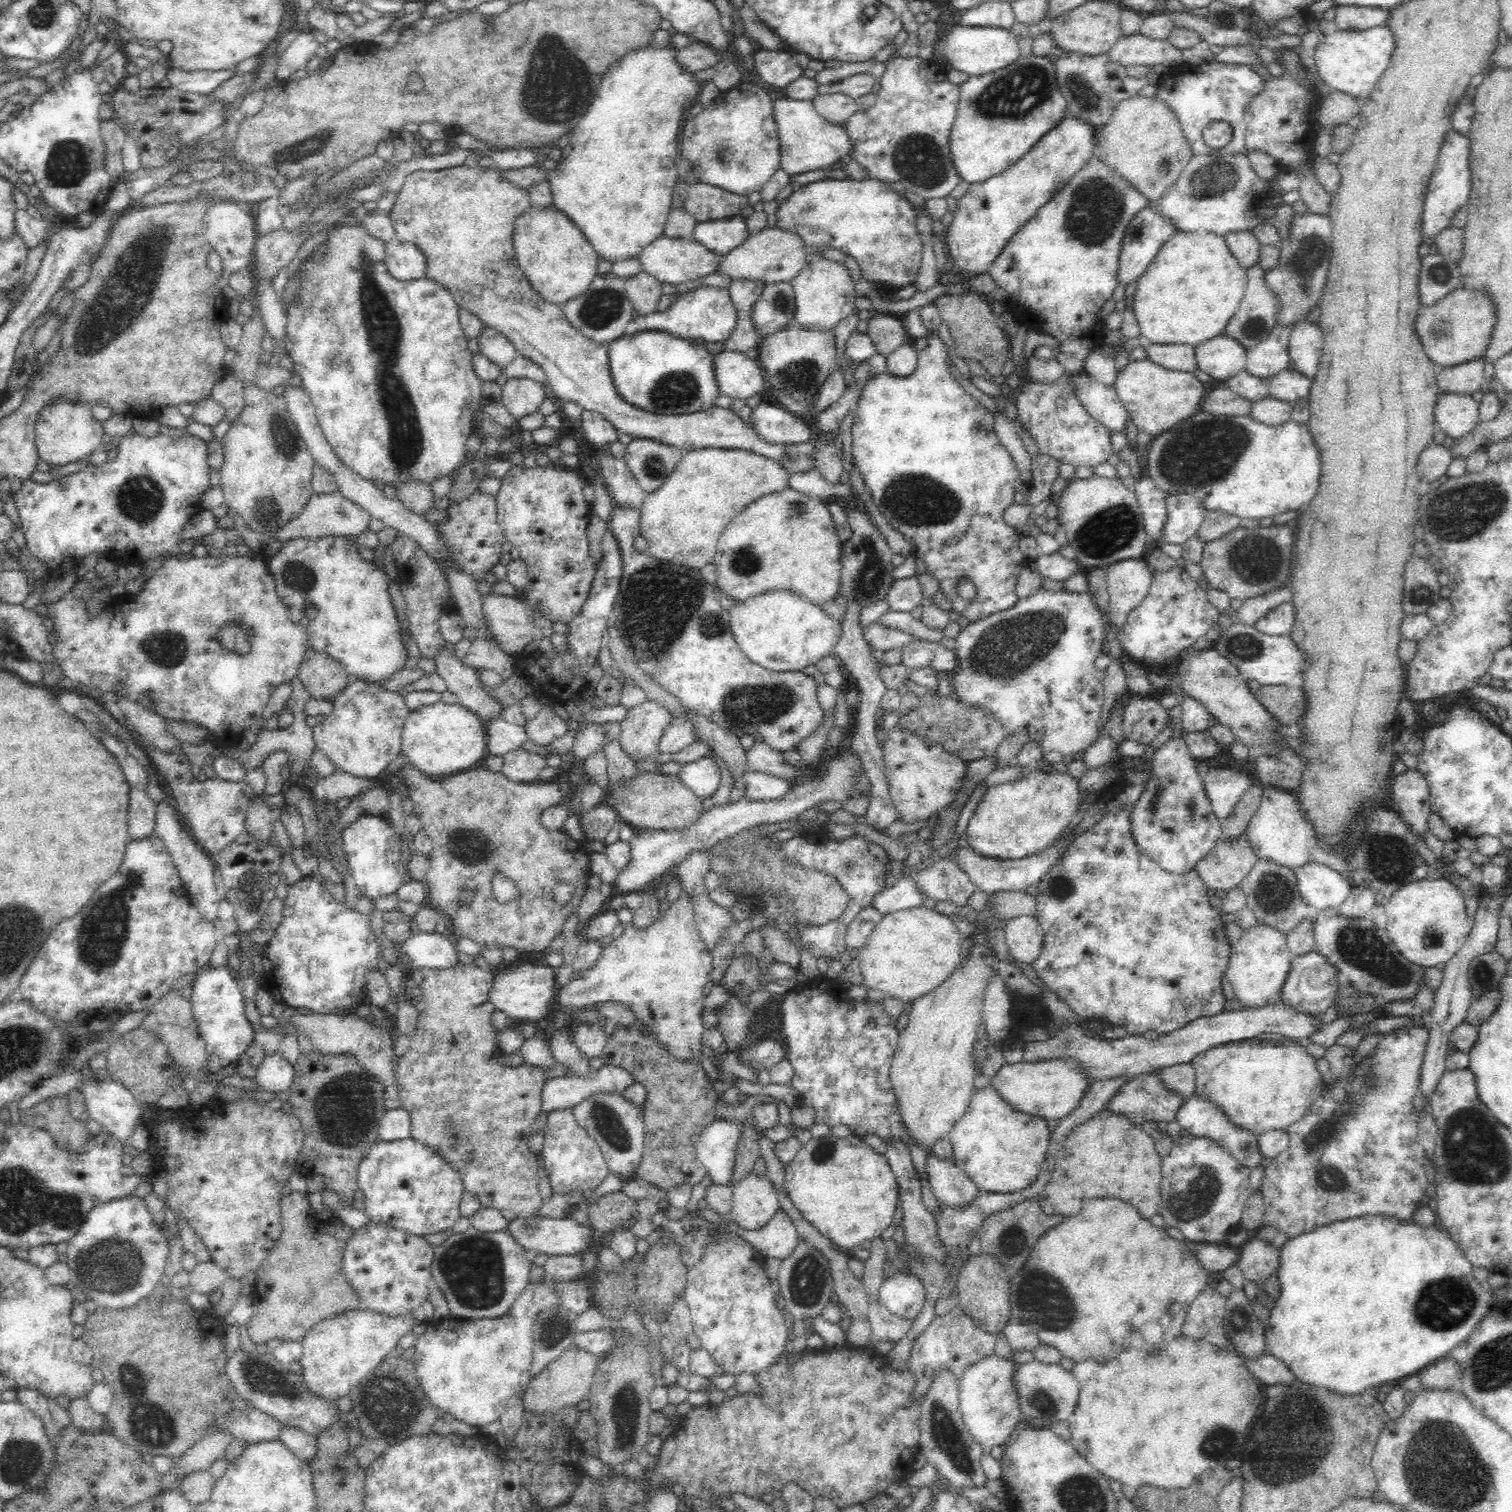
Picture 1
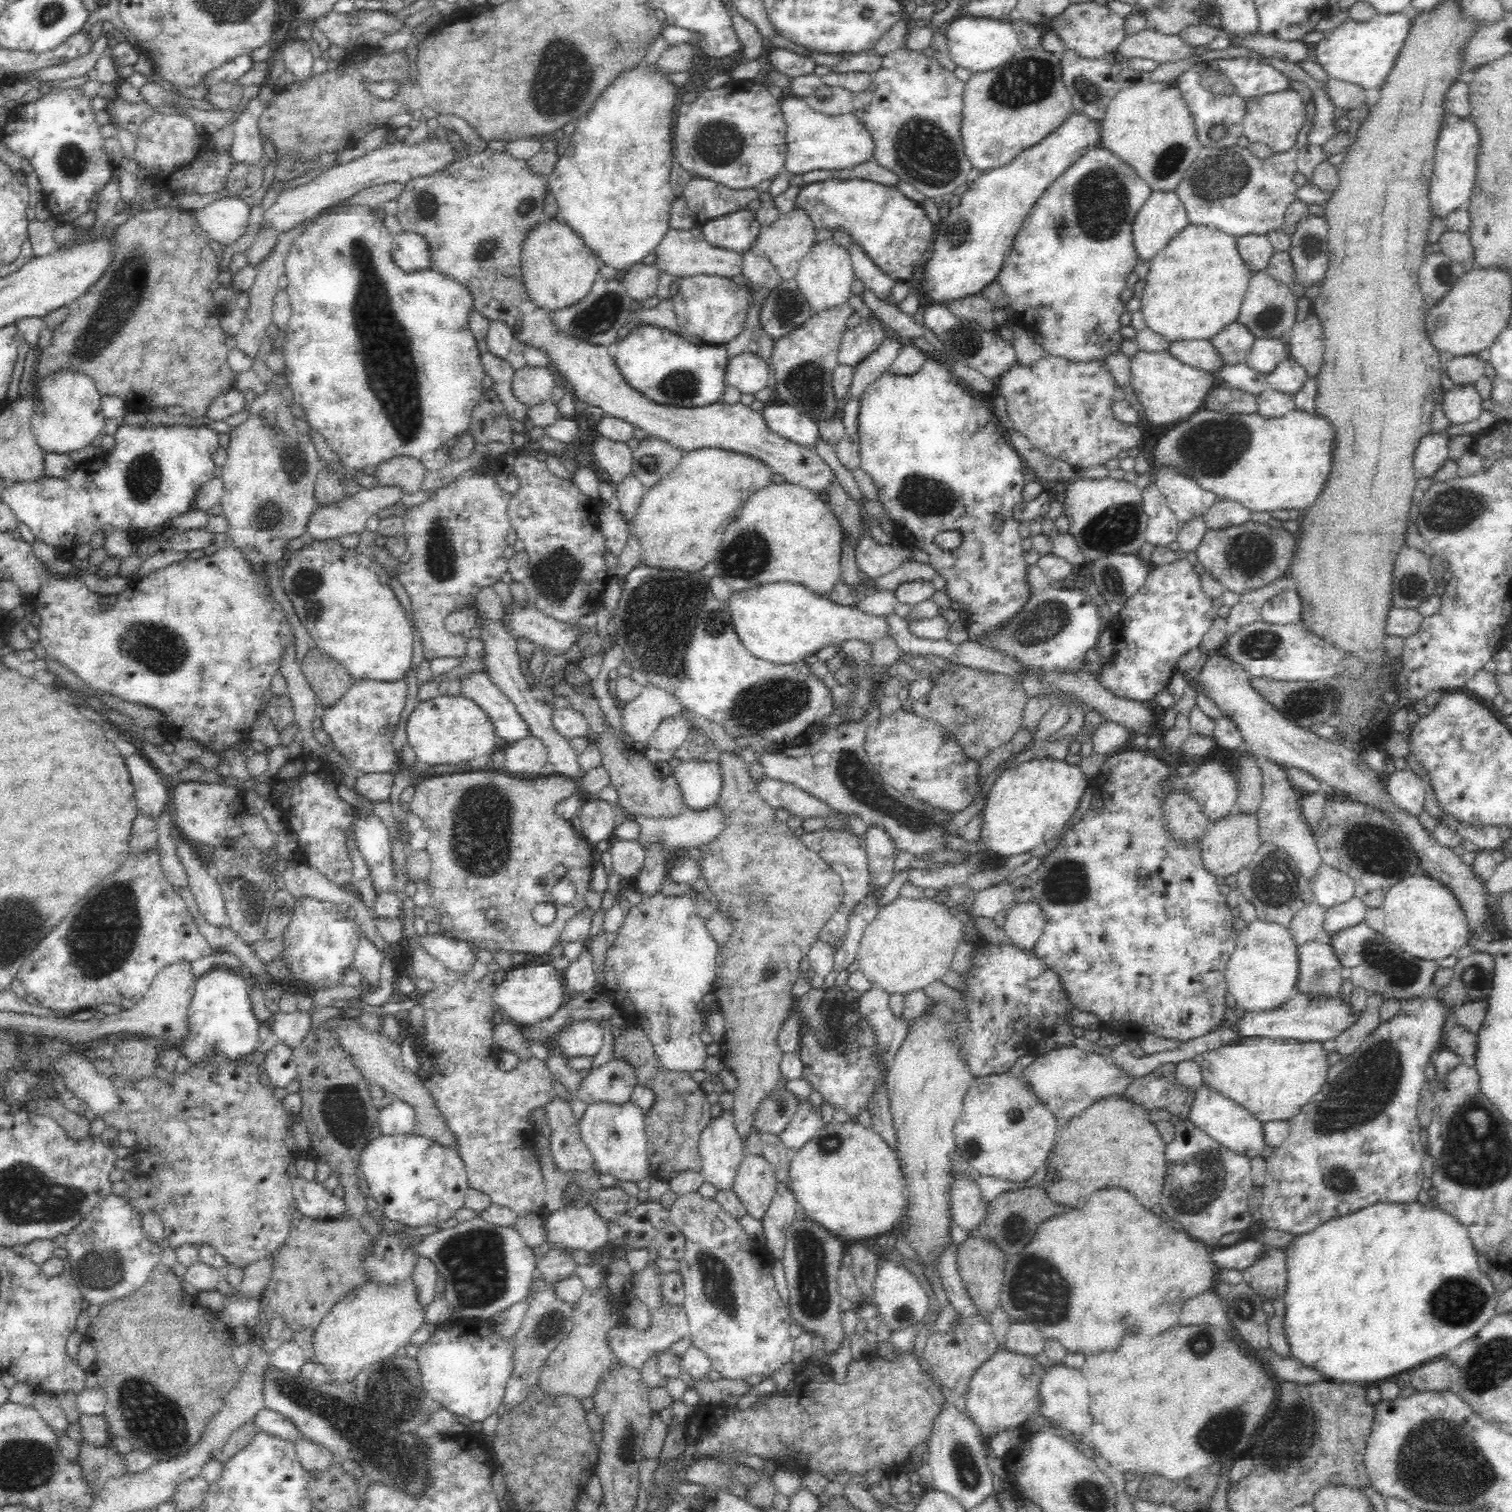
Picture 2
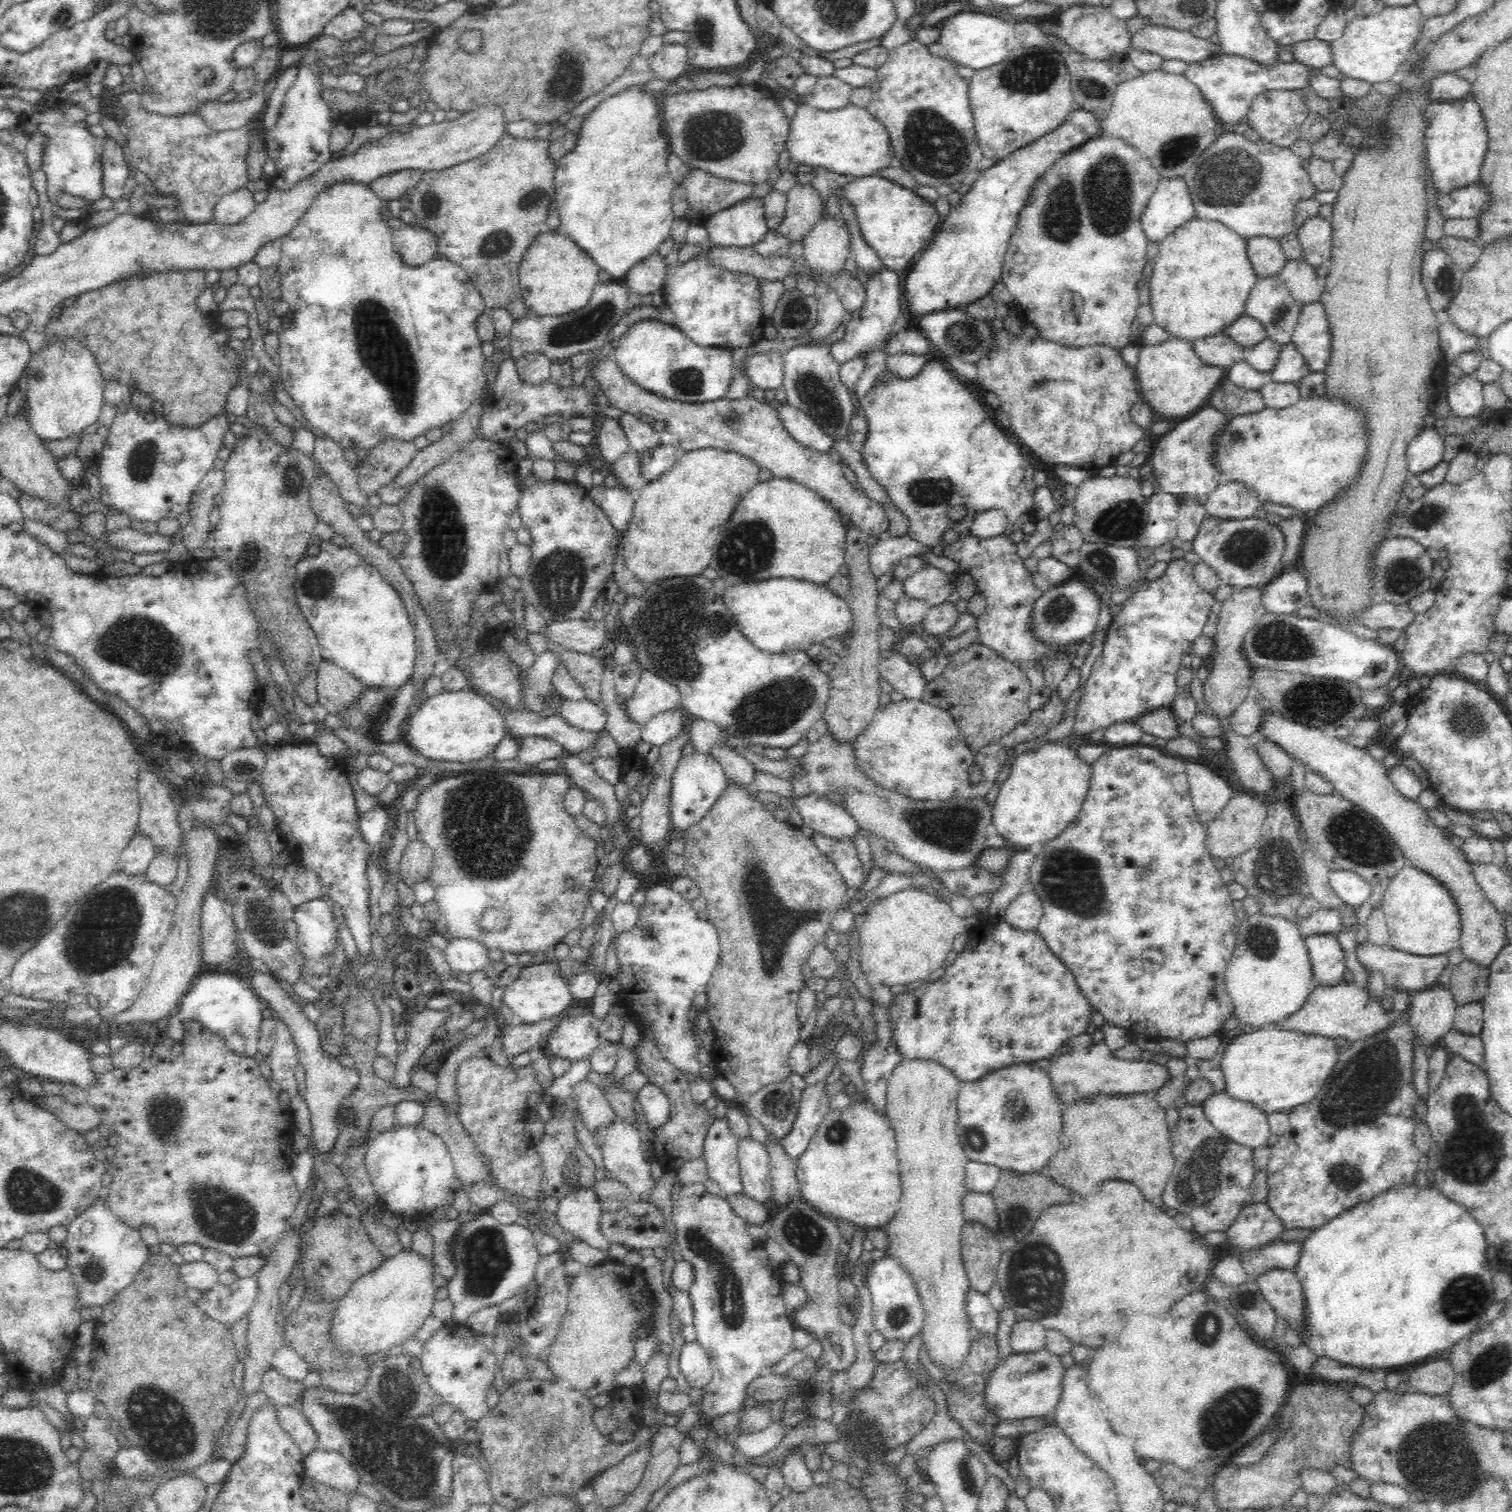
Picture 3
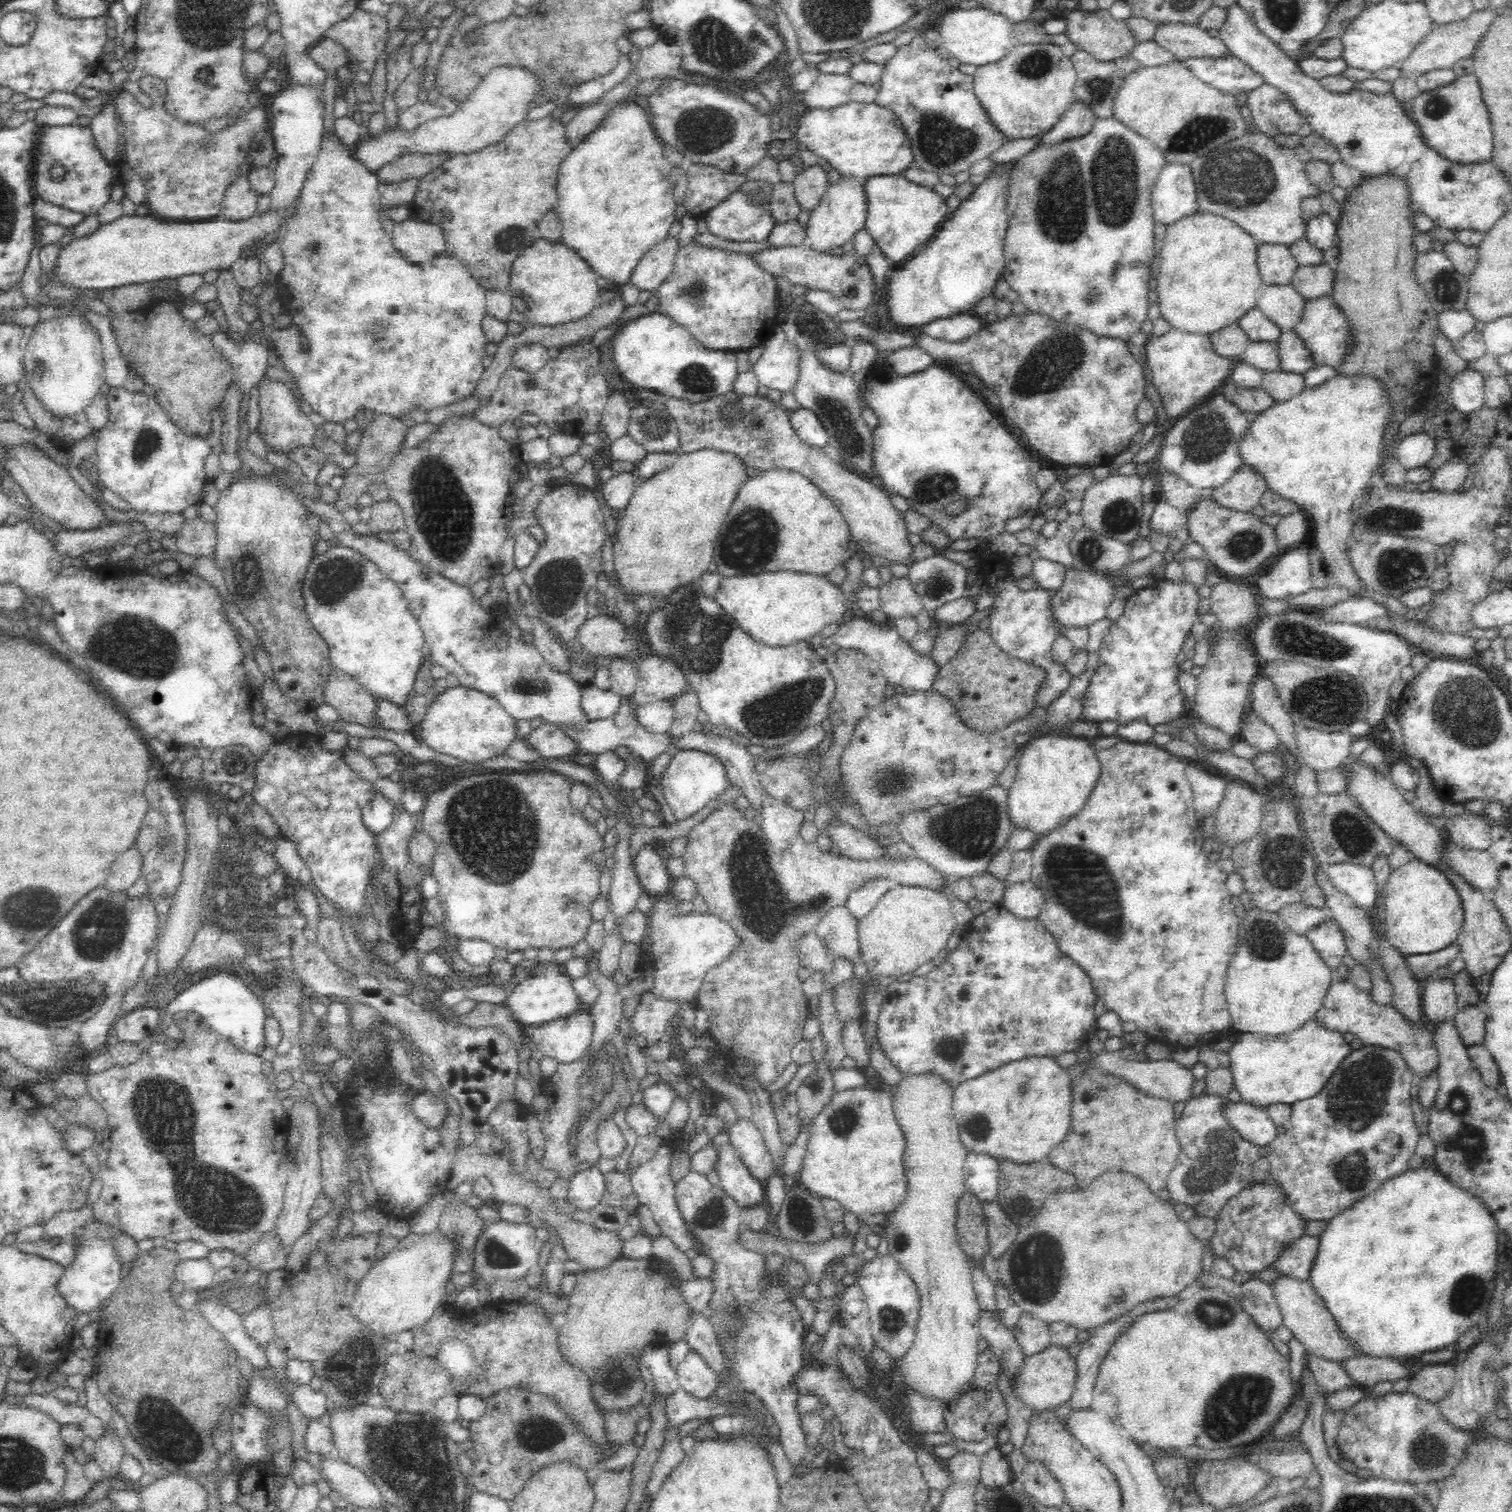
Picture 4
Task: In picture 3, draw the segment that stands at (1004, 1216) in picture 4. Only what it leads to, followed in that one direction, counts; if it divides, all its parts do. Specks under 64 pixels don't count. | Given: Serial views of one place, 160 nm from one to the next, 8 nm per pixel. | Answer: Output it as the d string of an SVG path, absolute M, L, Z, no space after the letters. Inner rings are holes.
M969 1192L962 1205L964 1205L965 1221L980 1221L990 1228L995 1236L1000 1236L1000 1219L990 1194Z

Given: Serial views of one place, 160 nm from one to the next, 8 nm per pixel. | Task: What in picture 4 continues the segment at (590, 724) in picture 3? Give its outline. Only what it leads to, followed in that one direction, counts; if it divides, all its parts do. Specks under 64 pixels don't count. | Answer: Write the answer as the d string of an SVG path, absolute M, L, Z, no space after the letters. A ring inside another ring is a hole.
M592 684L582 690L582 707L591 720L602 720L613 716L620 706L624 696L614 689L603 691Z

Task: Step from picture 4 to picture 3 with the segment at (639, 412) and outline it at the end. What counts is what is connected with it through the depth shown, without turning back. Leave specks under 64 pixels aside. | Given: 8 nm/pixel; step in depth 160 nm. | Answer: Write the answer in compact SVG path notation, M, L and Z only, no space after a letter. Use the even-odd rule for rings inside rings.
M625 412L620 416L620 425L629 442L629 448L639 453L656 448L662 443L662 431L654 428L654 421L644 416Z

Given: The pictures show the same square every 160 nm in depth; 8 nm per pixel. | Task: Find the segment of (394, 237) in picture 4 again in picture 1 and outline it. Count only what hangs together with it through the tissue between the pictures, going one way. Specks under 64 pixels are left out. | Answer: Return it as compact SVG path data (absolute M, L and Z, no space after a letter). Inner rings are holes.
M393 239L386 242L388 271L400 280L416 280L426 274L426 257L414 242Z

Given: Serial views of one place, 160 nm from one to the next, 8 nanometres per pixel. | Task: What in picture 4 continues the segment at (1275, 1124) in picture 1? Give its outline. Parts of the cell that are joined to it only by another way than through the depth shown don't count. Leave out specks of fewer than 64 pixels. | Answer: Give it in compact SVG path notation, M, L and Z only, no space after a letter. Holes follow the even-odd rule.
M1314 1019L1290 1034L1271 1038L1259 1033L1239 1033L1228 1055L1235 1089L1242 1101L1265 1107L1275 1102L1292 1104L1317 1096L1351 1053L1352 1046L1344 1040L1343 1032Z

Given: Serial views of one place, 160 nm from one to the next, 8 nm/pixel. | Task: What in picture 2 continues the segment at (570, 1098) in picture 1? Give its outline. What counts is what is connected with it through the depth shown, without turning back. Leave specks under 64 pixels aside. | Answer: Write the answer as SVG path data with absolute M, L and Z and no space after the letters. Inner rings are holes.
M612 1060L597 1070L590 1070L584 1077L582 1089L572 1097L588 1106L595 1103L624 1105L631 1103L636 1086L634 1068L624 1060Z

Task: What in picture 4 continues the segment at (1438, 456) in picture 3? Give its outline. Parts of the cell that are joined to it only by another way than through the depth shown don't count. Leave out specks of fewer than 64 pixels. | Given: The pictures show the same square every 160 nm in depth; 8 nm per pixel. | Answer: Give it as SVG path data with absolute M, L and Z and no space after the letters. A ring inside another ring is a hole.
M1420 431L1401 439L1393 454L1406 470L1424 467L1432 458L1436 439Z

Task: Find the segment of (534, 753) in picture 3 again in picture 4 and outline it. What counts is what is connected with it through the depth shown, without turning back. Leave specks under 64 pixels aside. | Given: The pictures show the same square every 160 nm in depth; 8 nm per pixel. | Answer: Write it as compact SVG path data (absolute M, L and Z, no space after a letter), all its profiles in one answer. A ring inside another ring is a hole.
M550 723L540 724L525 739L529 742L530 747L538 751L540 759L544 760L560 759L579 752L576 741L564 729Z

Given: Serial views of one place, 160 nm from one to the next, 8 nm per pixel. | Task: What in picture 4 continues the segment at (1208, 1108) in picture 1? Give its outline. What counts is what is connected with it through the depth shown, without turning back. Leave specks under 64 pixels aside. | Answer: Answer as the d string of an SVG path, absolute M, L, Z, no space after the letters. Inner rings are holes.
M1244 1101L1232 1102L1224 1108L1225 1116L1229 1118L1231 1126L1255 1145L1266 1146L1273 1141L1279 1133L1277 1126L1271 1120L1264 1107L1246 1103Z

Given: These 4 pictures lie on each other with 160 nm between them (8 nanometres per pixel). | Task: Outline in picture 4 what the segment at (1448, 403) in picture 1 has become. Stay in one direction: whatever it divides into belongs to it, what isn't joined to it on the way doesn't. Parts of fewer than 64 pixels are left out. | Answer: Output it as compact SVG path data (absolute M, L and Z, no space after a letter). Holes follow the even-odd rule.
M1478 370L1458 372L1448 382L1455 409L1464 414L1480 410L1485 405L1484 386L1485 377Z

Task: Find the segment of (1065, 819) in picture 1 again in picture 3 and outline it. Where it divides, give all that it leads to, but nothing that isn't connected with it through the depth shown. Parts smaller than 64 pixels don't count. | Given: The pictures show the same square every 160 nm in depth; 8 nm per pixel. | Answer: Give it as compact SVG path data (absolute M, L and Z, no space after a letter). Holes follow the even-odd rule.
M1060 740L1048 742L1032 750L1024 751L1013 760L1011 772L1001 784L999 794L994 804L994 827L1000 835L1008 839L1009 846L1018 850L1020 848L1034 849L1055 836L1058 836L1074 820L1083 802L1085 801L1090 780L1092 778L1092 767L1086 762L1078 749Z

